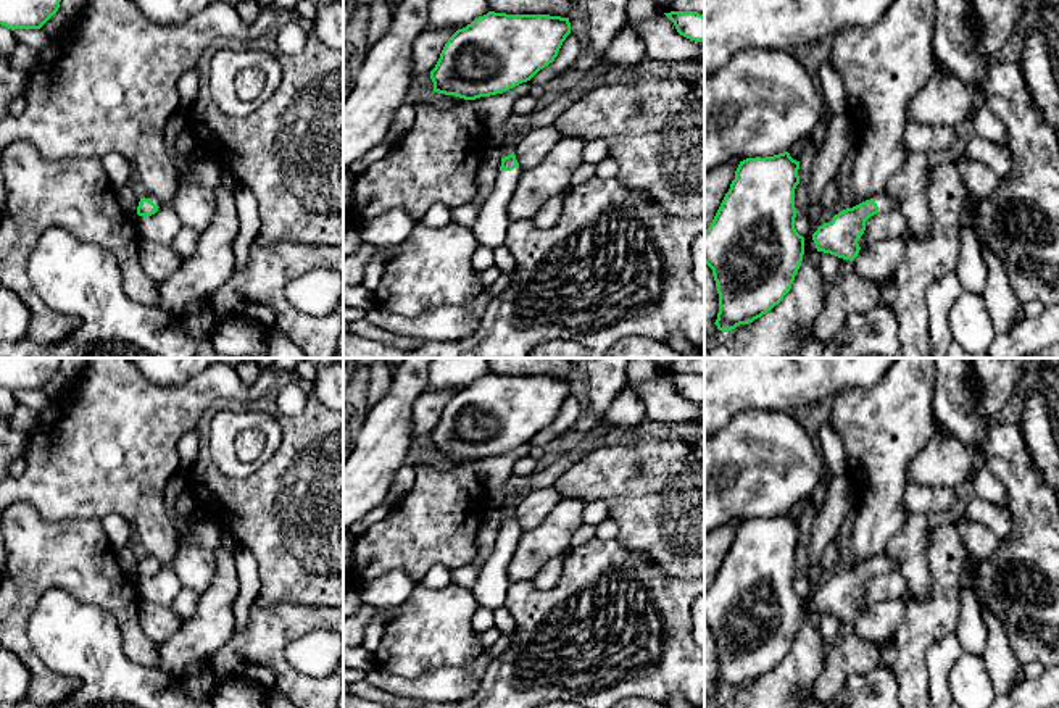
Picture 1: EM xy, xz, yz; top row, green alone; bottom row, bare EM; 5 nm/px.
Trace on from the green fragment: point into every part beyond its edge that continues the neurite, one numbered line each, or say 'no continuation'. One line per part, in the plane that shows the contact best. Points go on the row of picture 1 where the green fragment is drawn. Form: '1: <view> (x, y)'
1: xz (490, 228)

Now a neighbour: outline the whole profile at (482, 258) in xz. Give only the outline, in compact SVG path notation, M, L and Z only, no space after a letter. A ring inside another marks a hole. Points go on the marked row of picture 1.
M479 245L472 253L472 268L476 273L482 273L495 264L493 252Z

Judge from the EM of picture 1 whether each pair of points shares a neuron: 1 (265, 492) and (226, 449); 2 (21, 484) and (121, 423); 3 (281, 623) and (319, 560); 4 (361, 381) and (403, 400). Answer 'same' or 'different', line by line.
1: different
2: same
3: different
4: different

